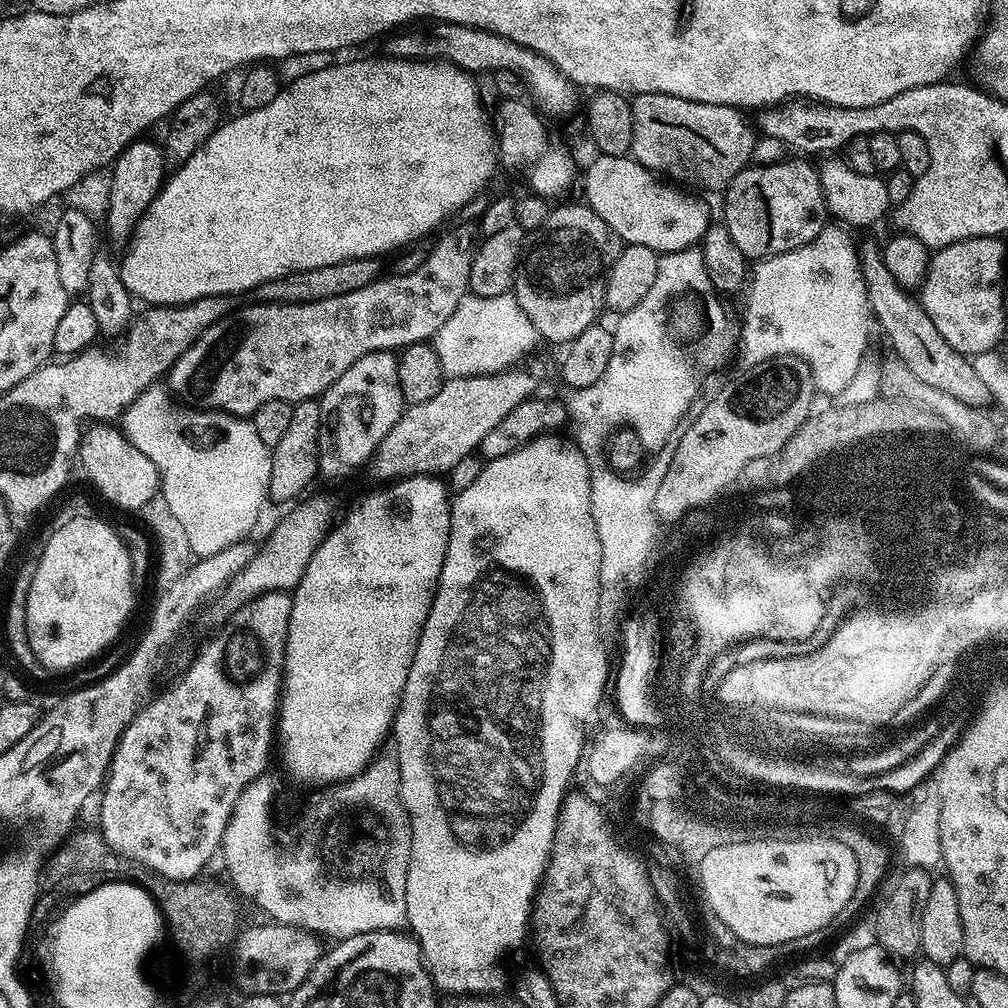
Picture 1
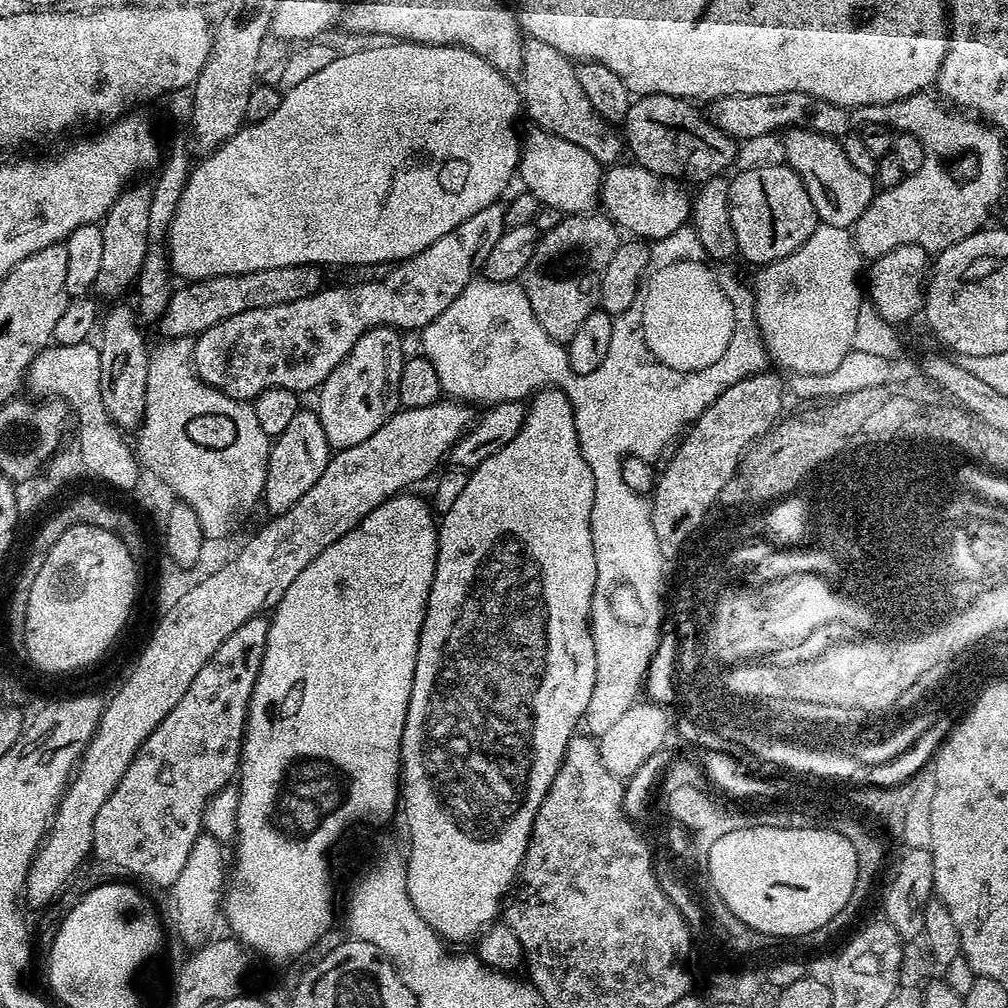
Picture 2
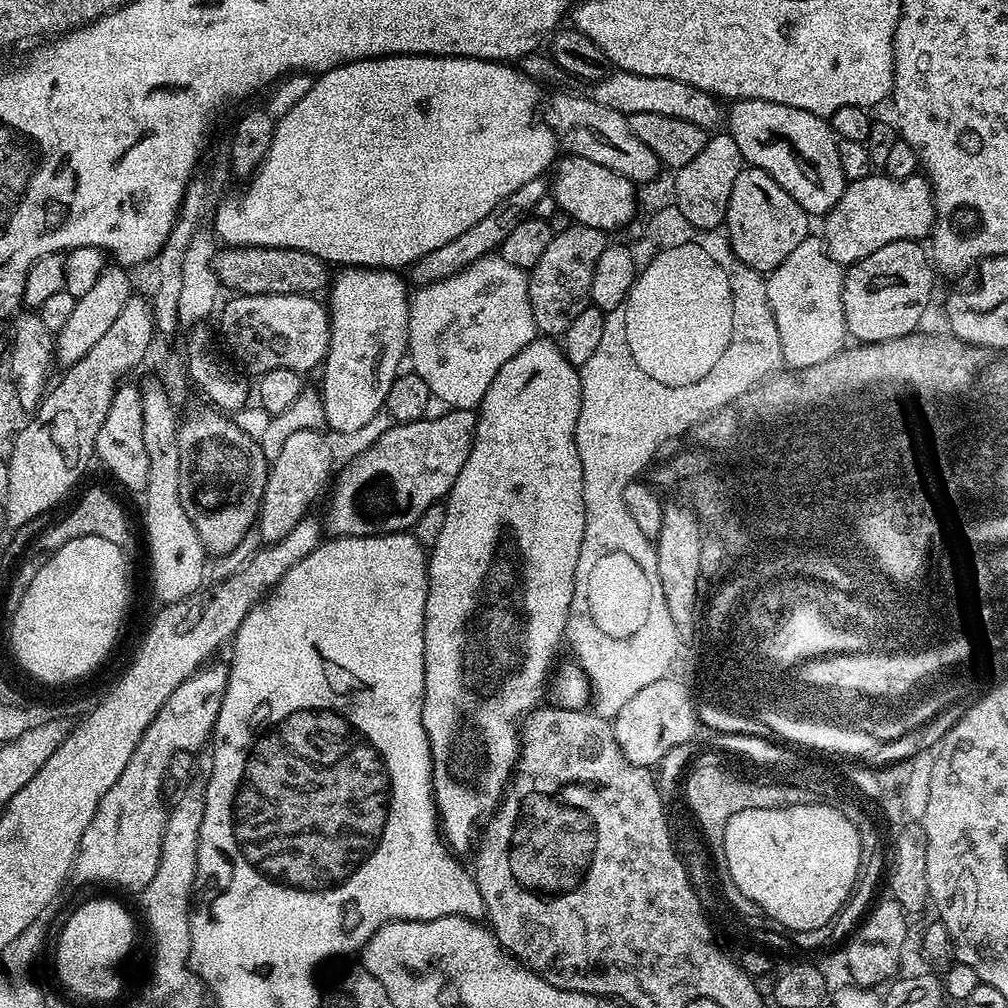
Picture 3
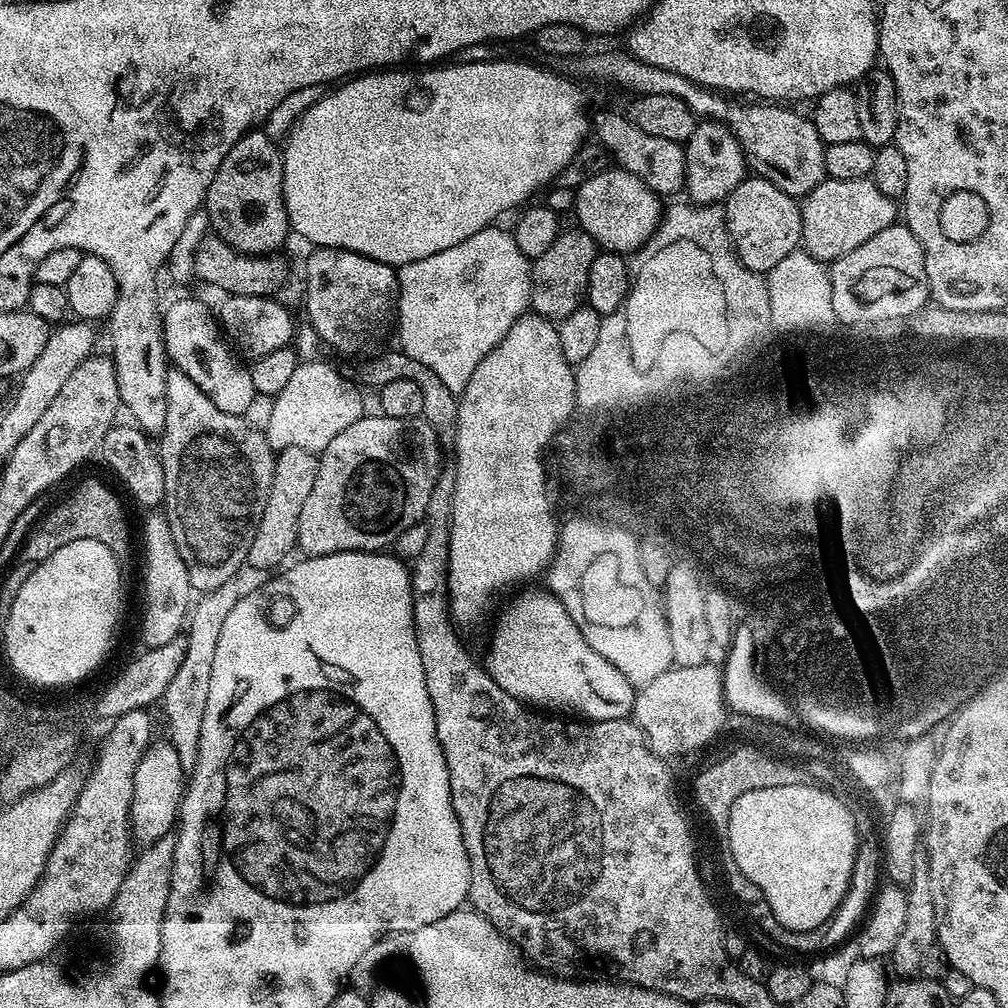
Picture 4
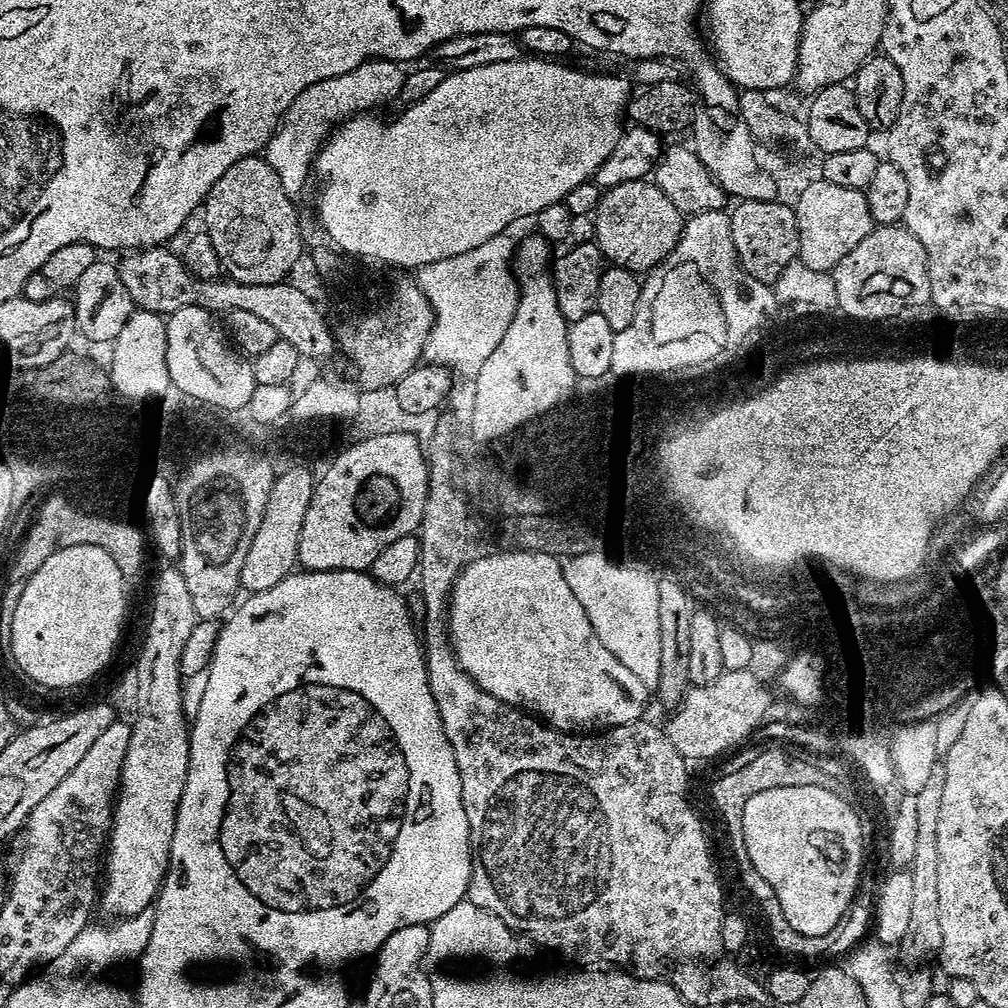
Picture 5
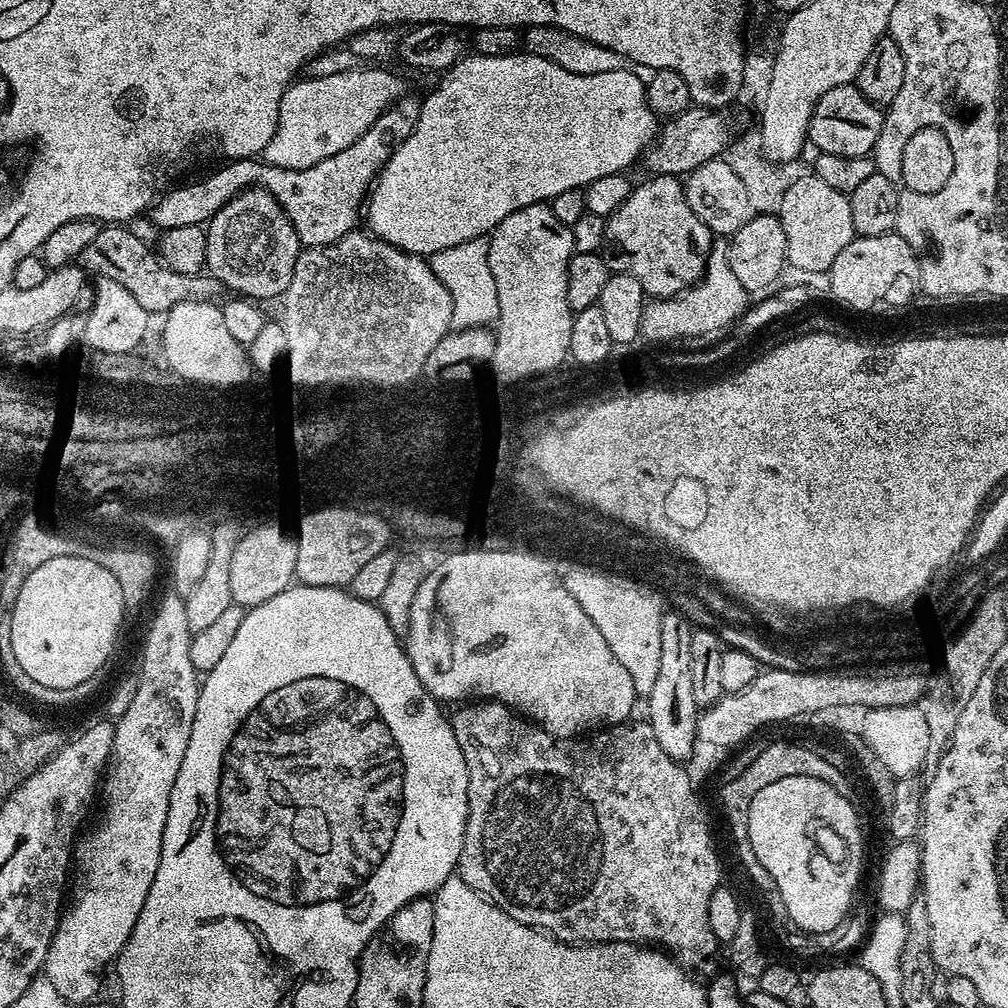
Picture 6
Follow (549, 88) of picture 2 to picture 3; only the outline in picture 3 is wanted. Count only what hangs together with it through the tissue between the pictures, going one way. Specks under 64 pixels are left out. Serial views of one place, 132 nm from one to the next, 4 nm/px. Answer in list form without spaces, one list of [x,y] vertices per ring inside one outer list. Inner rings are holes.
[[[556,92],[549,98],[545,108],[543,105],[542,116],[565,153],[598,162],[598,166],[606,166],[622,174],[637,186],[650,183],[662,172],[662,165],[654,150],[650,150],[646,142],[638,142],[638,138],[634,138],[634,130],[630,130],[628,125],[628,116],[599,105],[588,94],[575,96],[572,92]]]

